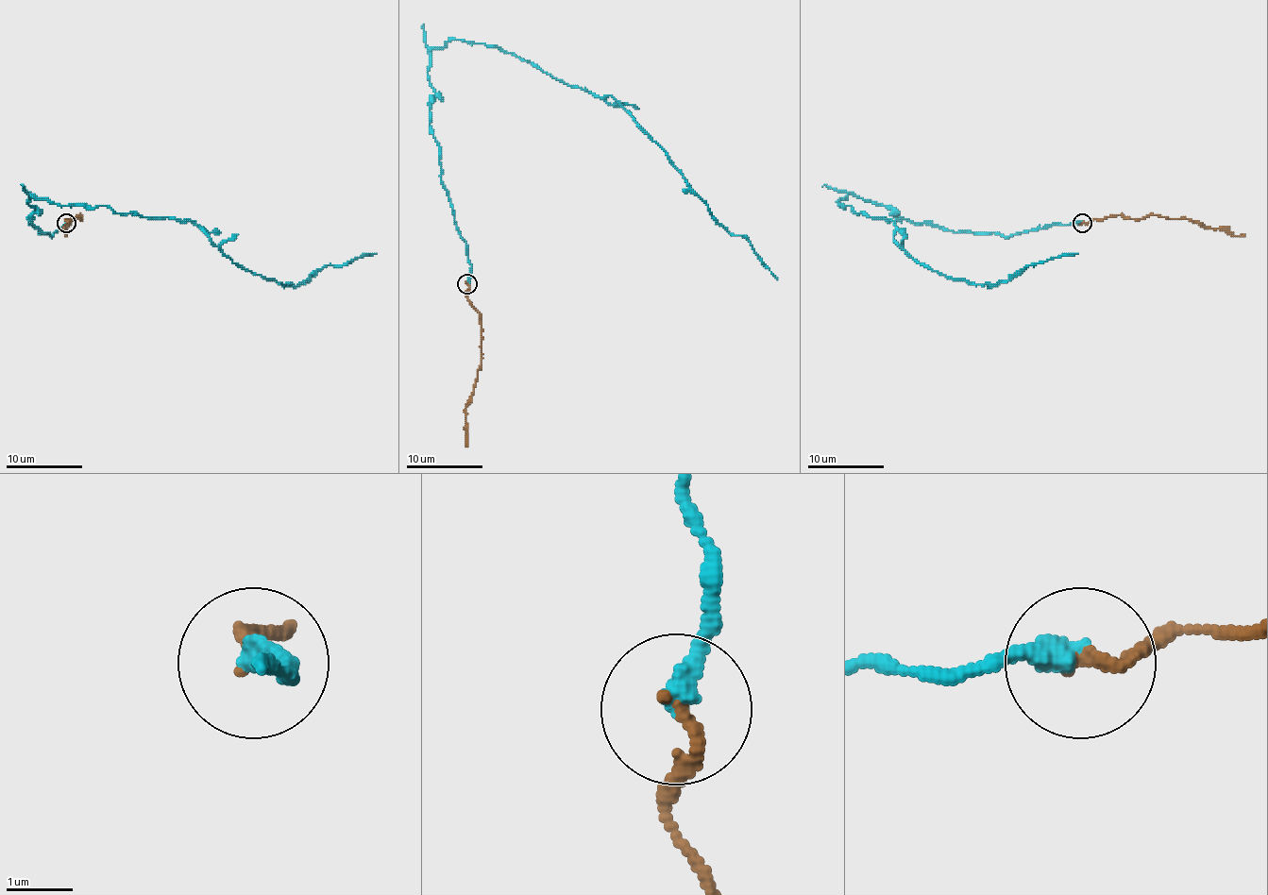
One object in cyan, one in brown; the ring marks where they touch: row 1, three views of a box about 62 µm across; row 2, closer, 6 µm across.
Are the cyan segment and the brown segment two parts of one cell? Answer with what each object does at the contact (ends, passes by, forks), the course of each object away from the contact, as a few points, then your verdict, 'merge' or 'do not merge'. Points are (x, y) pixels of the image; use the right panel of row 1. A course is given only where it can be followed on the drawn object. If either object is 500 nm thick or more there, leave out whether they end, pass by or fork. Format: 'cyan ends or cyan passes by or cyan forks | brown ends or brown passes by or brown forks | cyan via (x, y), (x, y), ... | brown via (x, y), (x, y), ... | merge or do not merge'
cyan ends | brown ends | cyan via (1081, 223), (1003, 236), (849, 194), (837, 203), (891, 221), (916, 261), (951, 278), (997, 286), (1077, 253) | brown via (1081, 223), (1118, 215), (1131, 219), (1160, 215), (1227, 228), (1235, 236), (1244, 234) | merge

